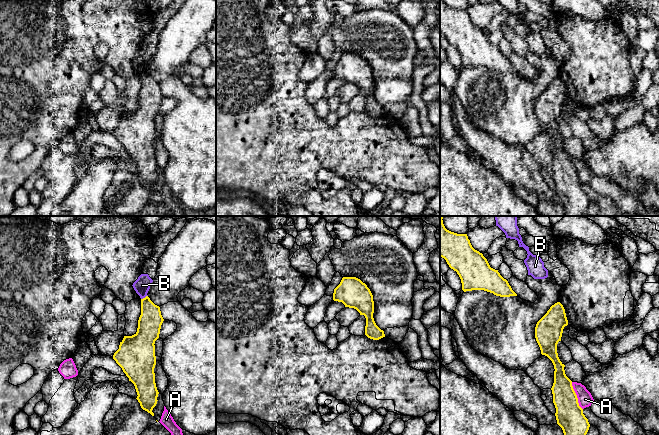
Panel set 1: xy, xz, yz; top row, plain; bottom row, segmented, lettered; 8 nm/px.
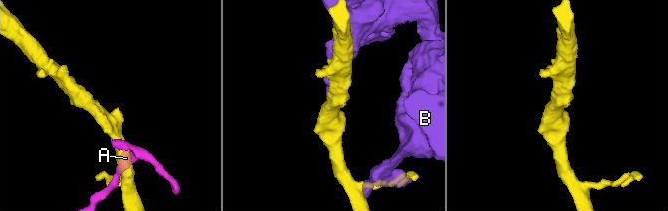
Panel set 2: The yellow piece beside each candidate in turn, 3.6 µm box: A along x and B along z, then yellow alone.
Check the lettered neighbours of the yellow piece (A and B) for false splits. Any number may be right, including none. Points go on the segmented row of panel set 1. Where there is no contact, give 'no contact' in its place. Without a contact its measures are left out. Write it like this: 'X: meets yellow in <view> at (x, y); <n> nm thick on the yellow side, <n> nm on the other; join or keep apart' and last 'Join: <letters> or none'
A: meets yellow in yz at (576, 396); 220 nm thick on the yellow side, 120 nm on the other; keep apart
B: meets yellow in xy at (145, 297); 190 nm thick on the yellow side, 130 nm on the other; keep apart
Join: none

